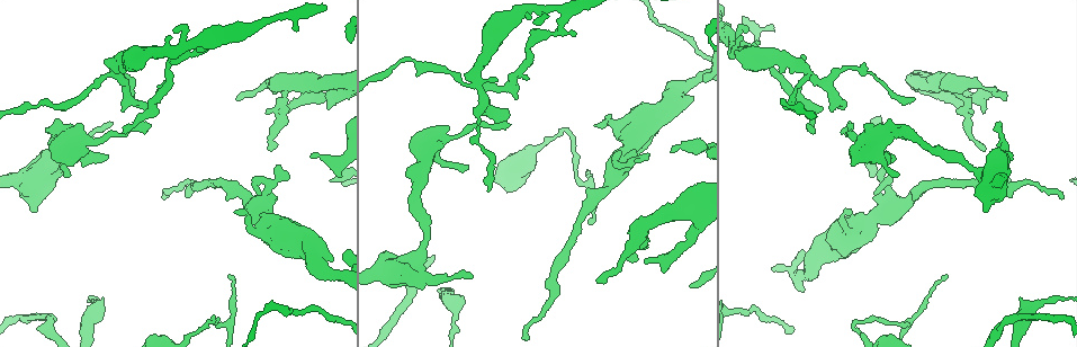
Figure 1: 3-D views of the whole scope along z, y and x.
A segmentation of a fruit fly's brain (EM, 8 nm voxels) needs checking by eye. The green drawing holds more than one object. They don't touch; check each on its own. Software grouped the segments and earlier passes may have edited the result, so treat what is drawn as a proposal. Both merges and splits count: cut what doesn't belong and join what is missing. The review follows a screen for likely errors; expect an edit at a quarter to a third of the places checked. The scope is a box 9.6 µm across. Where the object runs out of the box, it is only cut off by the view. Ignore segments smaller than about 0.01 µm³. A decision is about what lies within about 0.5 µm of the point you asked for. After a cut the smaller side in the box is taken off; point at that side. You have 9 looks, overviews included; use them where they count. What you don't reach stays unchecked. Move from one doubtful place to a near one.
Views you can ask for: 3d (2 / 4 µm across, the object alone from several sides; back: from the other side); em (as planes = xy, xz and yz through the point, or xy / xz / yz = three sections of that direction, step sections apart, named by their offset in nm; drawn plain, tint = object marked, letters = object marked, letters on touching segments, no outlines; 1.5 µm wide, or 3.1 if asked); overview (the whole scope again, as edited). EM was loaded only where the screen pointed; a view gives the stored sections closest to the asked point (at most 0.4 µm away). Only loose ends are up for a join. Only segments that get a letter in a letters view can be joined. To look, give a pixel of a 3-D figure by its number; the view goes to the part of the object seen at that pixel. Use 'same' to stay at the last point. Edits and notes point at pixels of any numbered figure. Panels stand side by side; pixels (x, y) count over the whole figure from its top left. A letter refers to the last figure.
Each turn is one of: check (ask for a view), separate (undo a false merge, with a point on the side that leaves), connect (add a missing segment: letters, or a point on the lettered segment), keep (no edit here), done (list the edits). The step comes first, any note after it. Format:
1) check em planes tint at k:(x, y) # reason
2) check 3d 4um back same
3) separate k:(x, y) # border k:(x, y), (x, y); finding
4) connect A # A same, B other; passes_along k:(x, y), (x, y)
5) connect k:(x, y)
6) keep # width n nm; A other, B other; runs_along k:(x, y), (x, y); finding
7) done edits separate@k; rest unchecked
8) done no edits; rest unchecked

check 3d 4um at 1:(466, 167) # free end

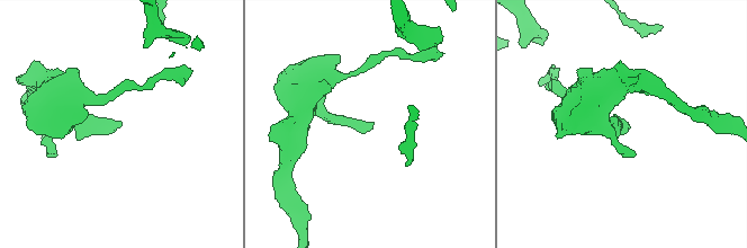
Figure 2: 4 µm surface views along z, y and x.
check em xz step 4 tint at 2:(624, 121)

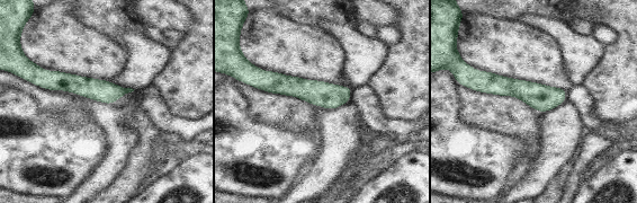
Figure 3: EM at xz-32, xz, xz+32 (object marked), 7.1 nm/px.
check em planes letters same # another direction

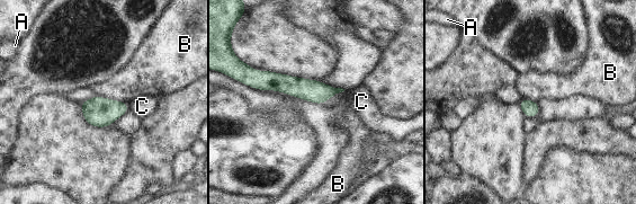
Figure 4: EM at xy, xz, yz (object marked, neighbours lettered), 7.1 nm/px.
keep # A other, B other, C other; border 4:(95, 95), (127, 103); none of them fits

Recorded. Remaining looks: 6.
check 3d 2um at 1:(470, 274) # thin end

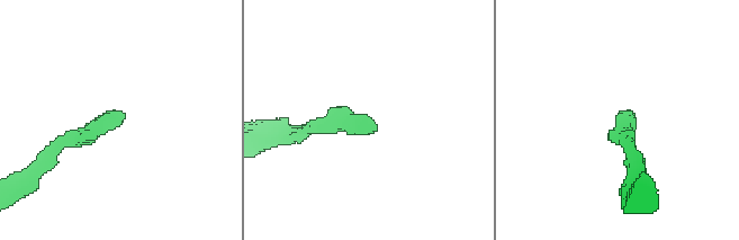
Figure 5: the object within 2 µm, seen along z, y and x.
check em xz step 4 letters at 5:(628, 116)

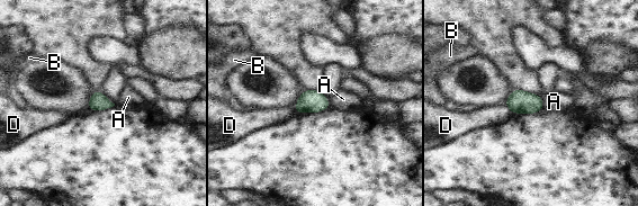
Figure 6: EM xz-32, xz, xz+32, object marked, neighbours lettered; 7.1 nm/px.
keep # longest_contact A 90 nm; A other, B other, D other; border 6:(541, 96), (545, 107); no lettered segment goes on from it

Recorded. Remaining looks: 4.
check em xz step 8 letters at 1:(523, 339) # tapers out

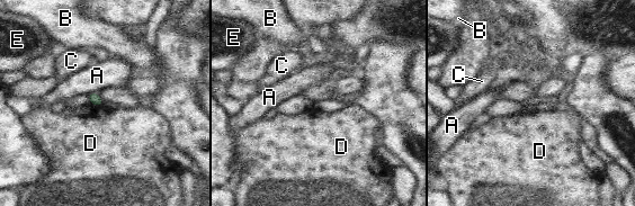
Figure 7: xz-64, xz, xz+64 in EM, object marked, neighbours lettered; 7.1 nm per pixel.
check em xy step 8 letters same

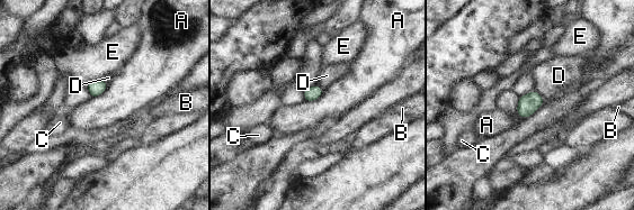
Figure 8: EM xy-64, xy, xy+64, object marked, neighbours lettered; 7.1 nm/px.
keep # width 100 nm; A other, B other, C other, D other, E other; border 8:(534, 88), (545, 100); no lettered segment goes on from it

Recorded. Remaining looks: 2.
check 3d 4um at 1:(144, 131)

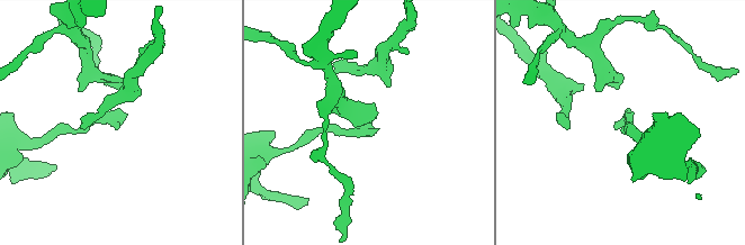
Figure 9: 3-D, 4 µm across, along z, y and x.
check em planes letters at 9:(617, 128) # shape alone is not enough

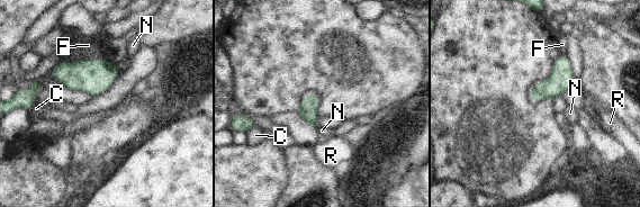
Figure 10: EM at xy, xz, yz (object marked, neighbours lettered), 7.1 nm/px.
keep # longest_contact C 100 nm; C other, F other, N other, R other; border 10:(116, 65), (120, 70); no lettered segment goes on from it

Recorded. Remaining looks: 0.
done no edits; rest unchecked

